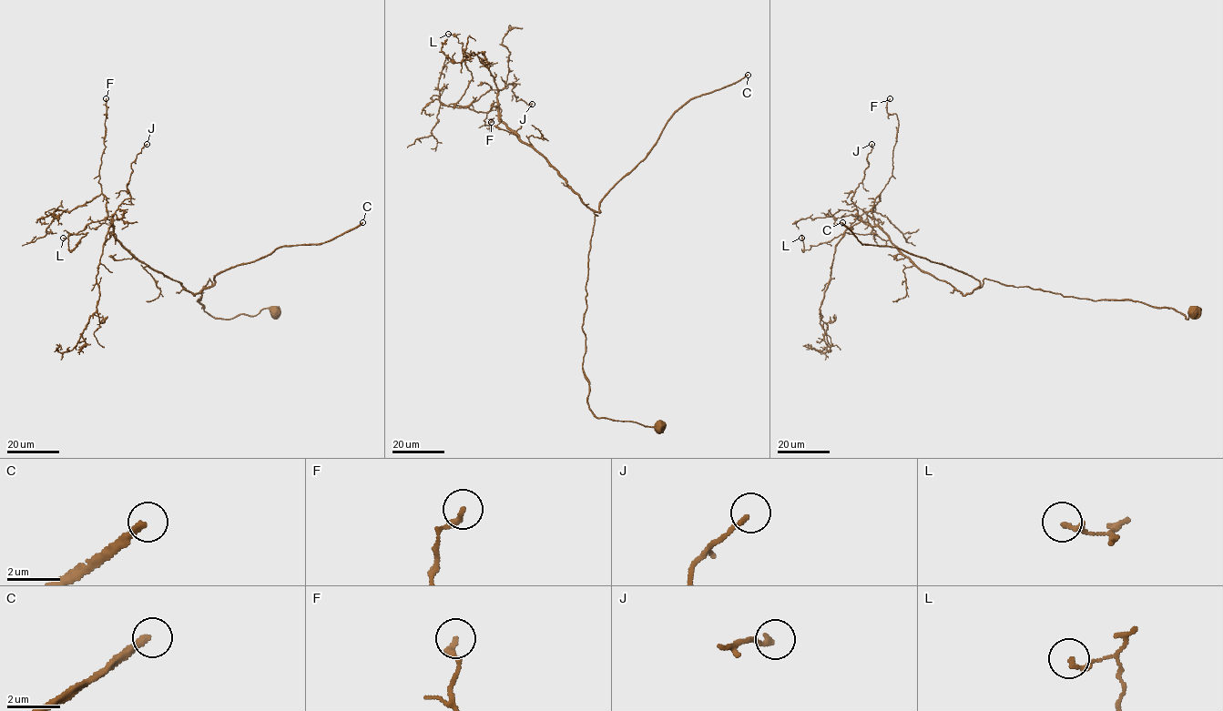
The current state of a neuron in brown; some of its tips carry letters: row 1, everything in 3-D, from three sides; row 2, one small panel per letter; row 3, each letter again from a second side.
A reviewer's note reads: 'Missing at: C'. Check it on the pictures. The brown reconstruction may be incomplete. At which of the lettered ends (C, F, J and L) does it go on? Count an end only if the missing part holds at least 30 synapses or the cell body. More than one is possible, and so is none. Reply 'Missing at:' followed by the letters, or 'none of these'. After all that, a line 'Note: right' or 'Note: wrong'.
Missing at: C
Note: right

